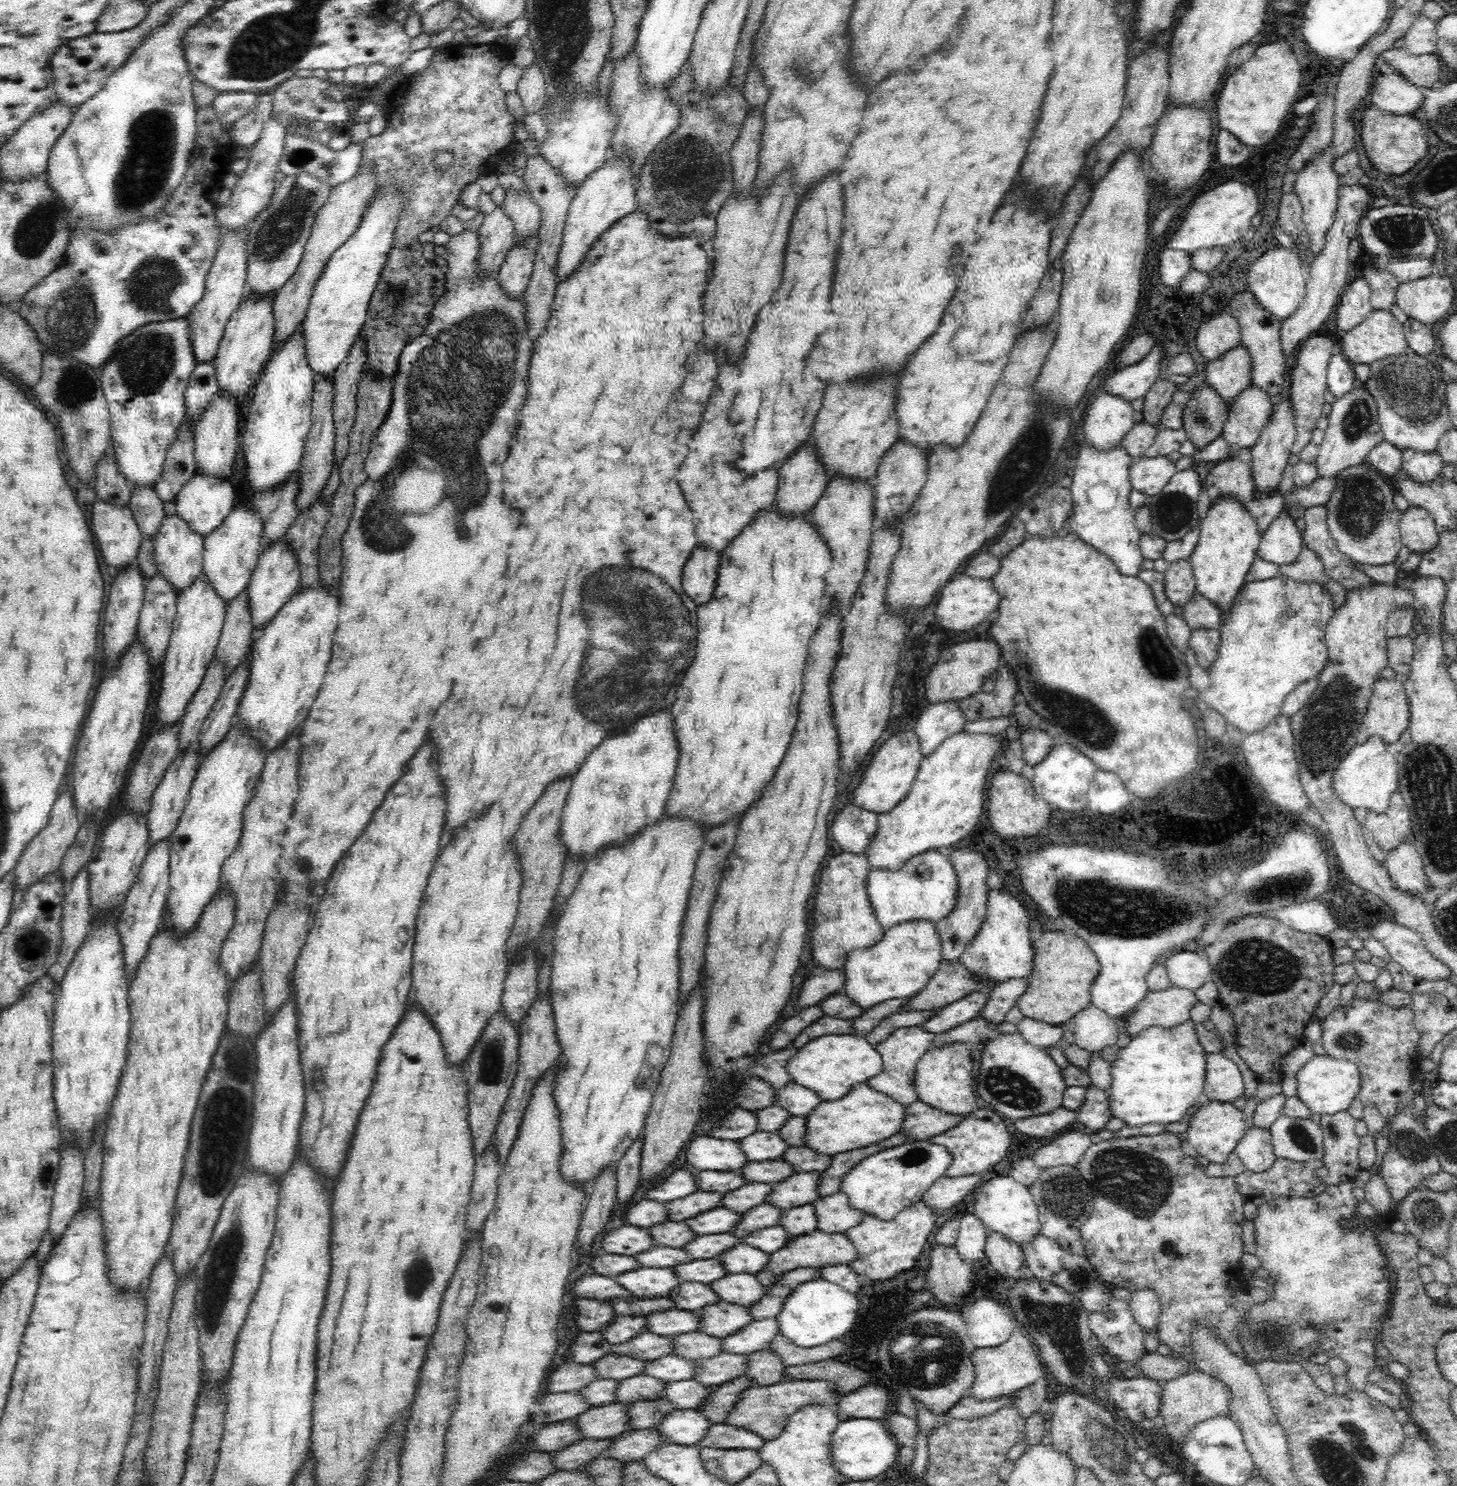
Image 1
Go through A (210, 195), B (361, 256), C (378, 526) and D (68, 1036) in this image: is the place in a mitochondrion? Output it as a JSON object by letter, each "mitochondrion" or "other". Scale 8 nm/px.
{"A":"other","B":"other","C":"mitochondrion","D":"other"}

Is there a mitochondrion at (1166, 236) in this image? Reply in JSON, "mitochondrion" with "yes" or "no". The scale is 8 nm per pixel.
{"mitochondrion":"no"}

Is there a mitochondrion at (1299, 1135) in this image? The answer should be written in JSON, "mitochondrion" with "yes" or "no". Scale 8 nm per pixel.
{"mitochondrion":"yes"}

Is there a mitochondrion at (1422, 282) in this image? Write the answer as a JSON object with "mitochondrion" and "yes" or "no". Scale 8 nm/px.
{"mitochondrion":"no"}

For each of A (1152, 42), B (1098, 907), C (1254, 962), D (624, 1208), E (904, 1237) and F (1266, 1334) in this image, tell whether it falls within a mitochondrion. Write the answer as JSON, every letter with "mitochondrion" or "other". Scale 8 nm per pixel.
{"A":"other","B":"mitochondrion","C":"mitochondrion","D":"other","E":"other","F":"mitochondrion"}

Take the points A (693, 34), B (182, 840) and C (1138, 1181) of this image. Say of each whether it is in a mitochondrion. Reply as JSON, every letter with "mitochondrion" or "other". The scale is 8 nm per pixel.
{"A":"other","B":"other","C":"mitochondrion"}

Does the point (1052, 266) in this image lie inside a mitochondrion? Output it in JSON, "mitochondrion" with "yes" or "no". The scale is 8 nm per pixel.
{"mitochondrion":"no"}

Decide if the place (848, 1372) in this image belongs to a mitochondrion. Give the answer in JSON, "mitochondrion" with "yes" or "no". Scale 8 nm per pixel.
{"mitochondrion":"no"}

